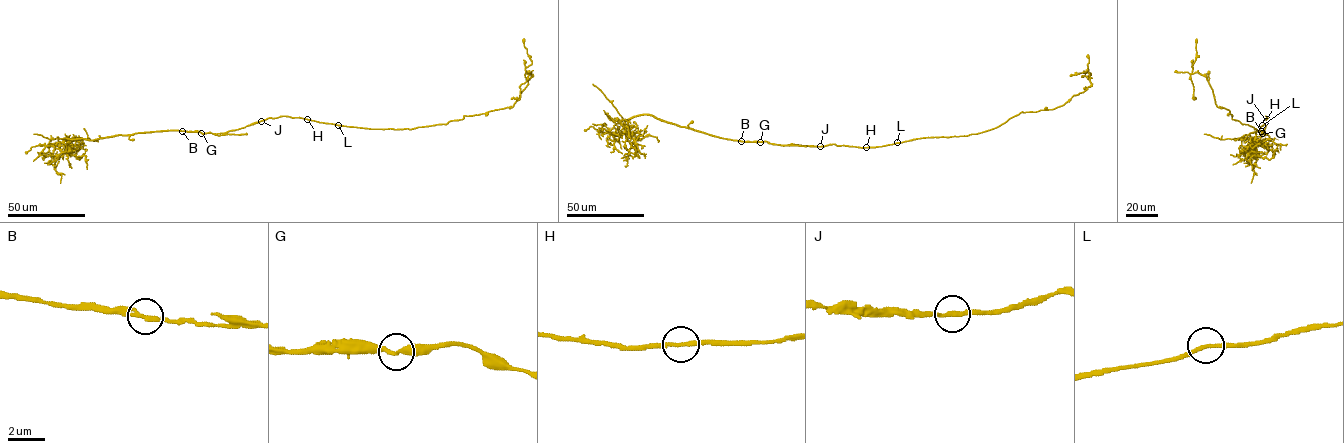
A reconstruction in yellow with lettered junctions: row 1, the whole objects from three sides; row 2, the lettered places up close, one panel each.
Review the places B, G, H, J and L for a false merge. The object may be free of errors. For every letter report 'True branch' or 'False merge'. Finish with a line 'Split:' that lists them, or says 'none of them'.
B: True branch
G: True branch
H: True branch
J: True branch
L: True branch
Split: none of them

